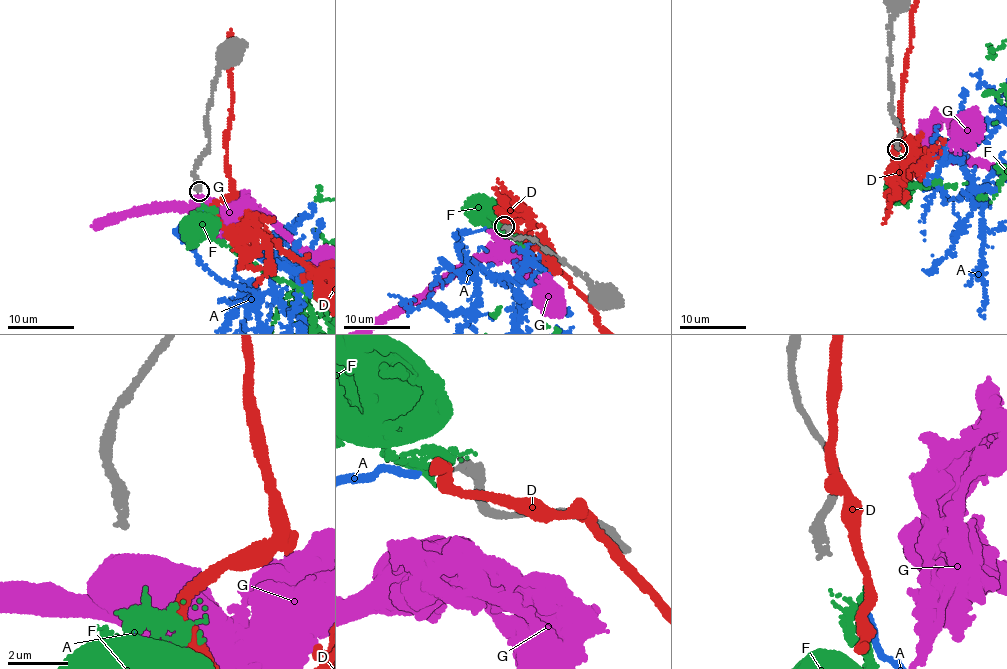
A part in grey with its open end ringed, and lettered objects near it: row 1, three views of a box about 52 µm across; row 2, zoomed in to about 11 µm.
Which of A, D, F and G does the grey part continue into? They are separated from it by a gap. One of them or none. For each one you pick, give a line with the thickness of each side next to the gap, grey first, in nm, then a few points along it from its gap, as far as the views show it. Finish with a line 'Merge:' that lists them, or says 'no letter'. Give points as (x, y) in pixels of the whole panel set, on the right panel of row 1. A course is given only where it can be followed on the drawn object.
A: 190/260 nm
Merge: A

